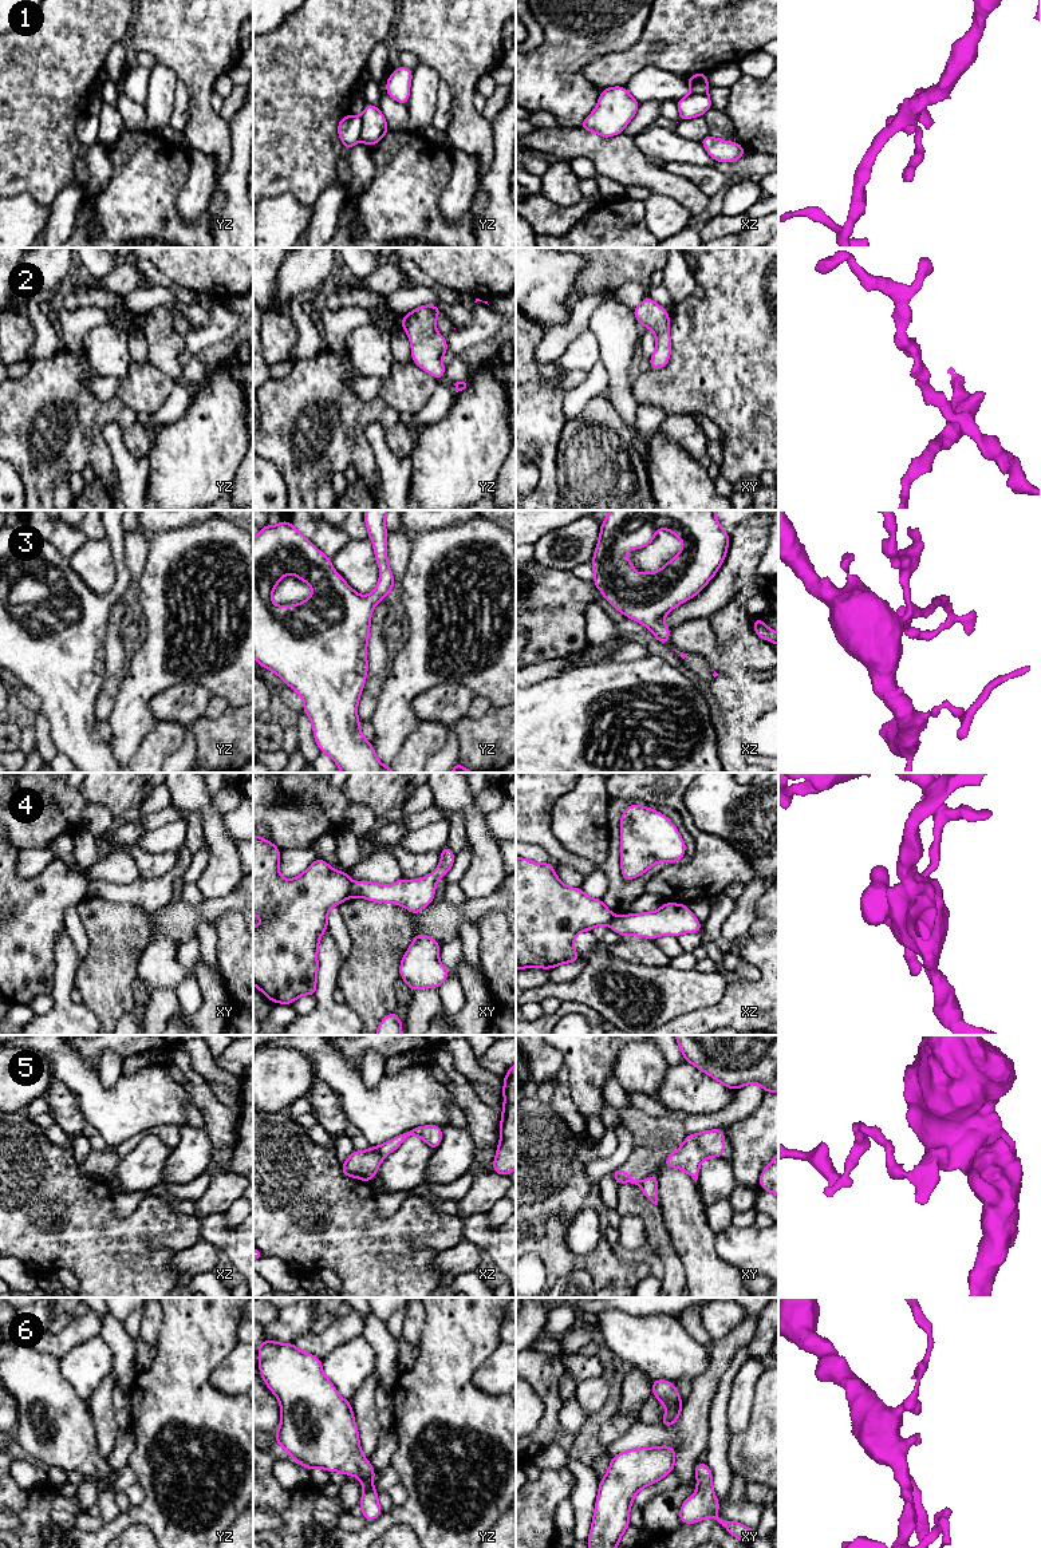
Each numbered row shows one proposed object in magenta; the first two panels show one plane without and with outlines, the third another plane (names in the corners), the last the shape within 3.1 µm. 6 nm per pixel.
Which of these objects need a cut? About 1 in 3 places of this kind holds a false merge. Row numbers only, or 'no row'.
1, 4, 5

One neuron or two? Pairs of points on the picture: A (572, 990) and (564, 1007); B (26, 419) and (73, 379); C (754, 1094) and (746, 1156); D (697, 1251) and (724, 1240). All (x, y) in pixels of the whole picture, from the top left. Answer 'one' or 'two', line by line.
A: two
B: one
C: two
D: two

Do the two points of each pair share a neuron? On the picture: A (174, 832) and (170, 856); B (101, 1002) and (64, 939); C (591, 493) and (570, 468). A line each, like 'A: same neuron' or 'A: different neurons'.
A: different neurons
B: different neurons
C: same neuron

